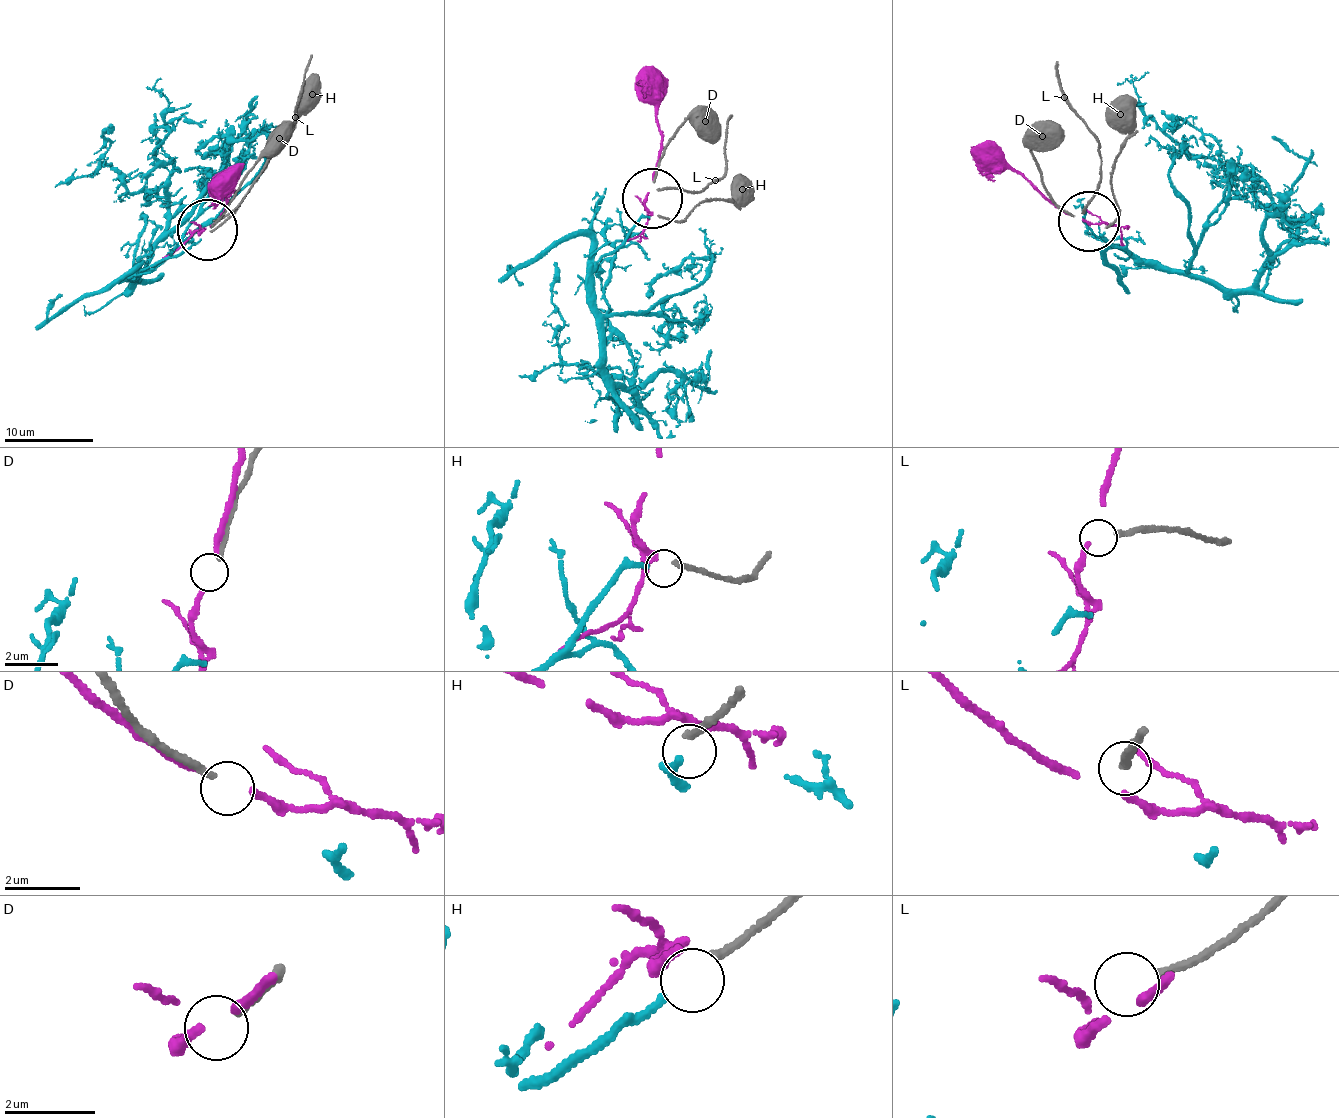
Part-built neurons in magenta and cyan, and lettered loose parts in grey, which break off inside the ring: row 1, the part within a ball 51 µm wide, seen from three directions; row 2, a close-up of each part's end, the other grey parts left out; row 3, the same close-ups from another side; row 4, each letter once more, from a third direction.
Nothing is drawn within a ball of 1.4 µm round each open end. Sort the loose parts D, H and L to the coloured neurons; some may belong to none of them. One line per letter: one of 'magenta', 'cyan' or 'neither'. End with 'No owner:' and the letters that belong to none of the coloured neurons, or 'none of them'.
D: neither
H: neither
L: neither
No owner: D, H, L

